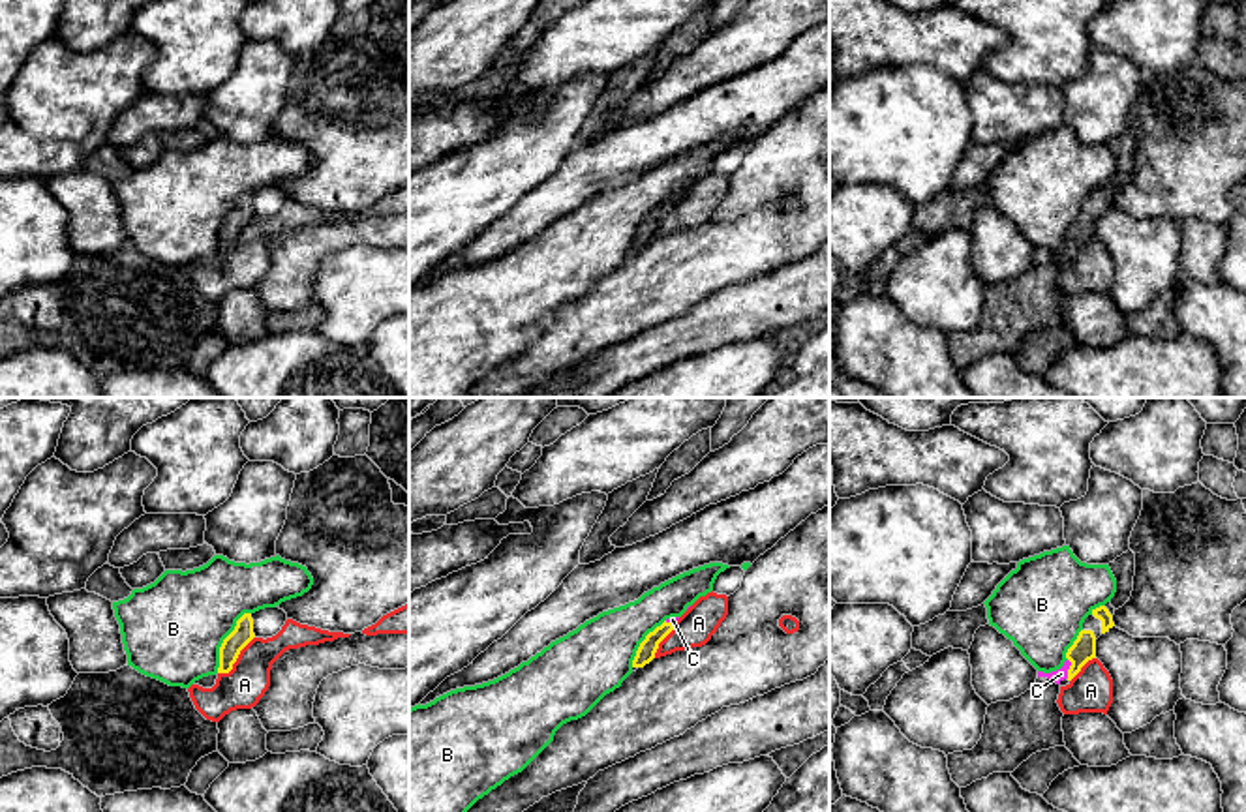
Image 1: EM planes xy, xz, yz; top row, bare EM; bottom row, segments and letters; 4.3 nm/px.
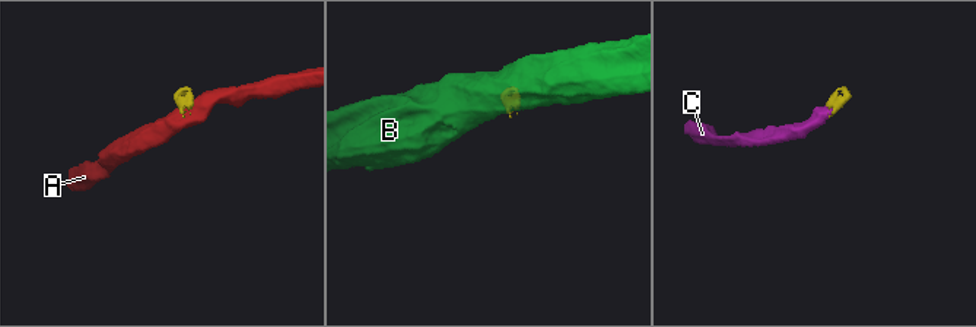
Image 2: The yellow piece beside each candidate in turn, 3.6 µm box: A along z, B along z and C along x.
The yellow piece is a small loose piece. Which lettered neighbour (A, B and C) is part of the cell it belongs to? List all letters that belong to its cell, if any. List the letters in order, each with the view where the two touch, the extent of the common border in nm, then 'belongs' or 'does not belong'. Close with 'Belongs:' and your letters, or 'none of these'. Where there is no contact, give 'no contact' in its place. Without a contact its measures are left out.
A: meets yellow in xy; contact 220 nm long; does not belong
B: meets yellow in xy; contact 300 nm long; does not belong
C: meets yellow in yz; contact 90 nm long; belongs
Belongs: C

